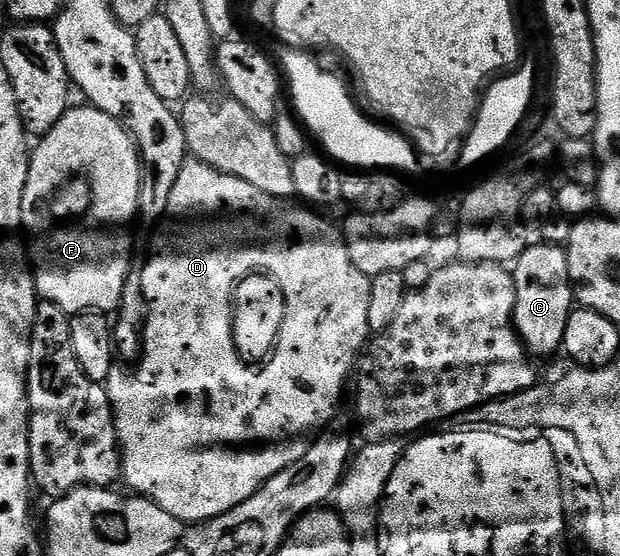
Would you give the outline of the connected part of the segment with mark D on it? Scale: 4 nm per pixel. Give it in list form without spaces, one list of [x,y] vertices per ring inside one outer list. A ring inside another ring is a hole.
[[[188,160],[180,168],[180,176],[176,176],[176,185],[172,188],[172,196],[168,196],[167,215],[178,217],[162,234],[158,242],[158,251],[147,260],[146,266],[141,267],[144,300],[148,304],[146,311],[146,325],[142,331],[142,356],[137,363],[135,374],[122,374],[106,379],[104,385],[110,396],[110,407],[114,409],[114,423],[118,433],[118,449],[122,451],[121,481],[131,486],[135,495],[148,498],[156,503],[164,512],[172,512],[180,521],[193,524],[203,522],[209,518],[220,516],[236,504],[244,504],[248,496],[255,494],[262,483],[266,482],[276,472],[288,468],[288,464],[295,462],[299,456],[299,447],[289,446],[282,442],[285,438],[298,438],[301,434],[313,435],[321,431],[335,417],[334,409],[342,398],[342,389],[346,381],[351,381],[352,371],[356,366],[356,359],[367,349],[368,339],[371,337],[368,328],[368,292],[370,278],[352,264],[352,256],[348,256],[343,235],[334,231],[330,222],[321,218],[321,213],[301,205],[290,206],[289,201],[273,198],[260,188],[252,188],[244,180],[236,176],[228,176],[216,168],[197,160]],[[249,274],[267,274],[276,280],[276,284],[284,292],[286,311],[284,324],[280,328],[278,342],[274,345],[268,361],[261,368],[243,362],[238,350],[234,346],[234,288]],[[266,442],[274,442],[266,450]]]

